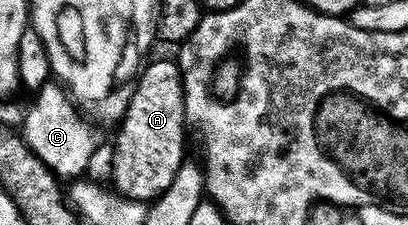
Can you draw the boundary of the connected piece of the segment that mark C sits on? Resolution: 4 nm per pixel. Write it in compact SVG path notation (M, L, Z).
M47 81L38 88L35 103L44 107L43 112L29 110L19 133L28 149L58 178L75 179L88 172L86 169L95 151L95 139L88 123L81 121L74 107L76 104L68 97L66 90L62 89L53 84L53 81Z

